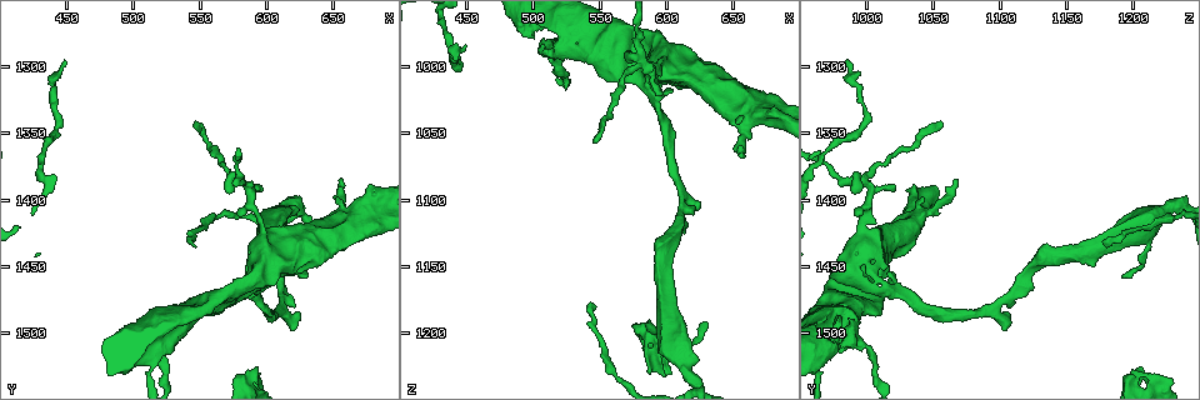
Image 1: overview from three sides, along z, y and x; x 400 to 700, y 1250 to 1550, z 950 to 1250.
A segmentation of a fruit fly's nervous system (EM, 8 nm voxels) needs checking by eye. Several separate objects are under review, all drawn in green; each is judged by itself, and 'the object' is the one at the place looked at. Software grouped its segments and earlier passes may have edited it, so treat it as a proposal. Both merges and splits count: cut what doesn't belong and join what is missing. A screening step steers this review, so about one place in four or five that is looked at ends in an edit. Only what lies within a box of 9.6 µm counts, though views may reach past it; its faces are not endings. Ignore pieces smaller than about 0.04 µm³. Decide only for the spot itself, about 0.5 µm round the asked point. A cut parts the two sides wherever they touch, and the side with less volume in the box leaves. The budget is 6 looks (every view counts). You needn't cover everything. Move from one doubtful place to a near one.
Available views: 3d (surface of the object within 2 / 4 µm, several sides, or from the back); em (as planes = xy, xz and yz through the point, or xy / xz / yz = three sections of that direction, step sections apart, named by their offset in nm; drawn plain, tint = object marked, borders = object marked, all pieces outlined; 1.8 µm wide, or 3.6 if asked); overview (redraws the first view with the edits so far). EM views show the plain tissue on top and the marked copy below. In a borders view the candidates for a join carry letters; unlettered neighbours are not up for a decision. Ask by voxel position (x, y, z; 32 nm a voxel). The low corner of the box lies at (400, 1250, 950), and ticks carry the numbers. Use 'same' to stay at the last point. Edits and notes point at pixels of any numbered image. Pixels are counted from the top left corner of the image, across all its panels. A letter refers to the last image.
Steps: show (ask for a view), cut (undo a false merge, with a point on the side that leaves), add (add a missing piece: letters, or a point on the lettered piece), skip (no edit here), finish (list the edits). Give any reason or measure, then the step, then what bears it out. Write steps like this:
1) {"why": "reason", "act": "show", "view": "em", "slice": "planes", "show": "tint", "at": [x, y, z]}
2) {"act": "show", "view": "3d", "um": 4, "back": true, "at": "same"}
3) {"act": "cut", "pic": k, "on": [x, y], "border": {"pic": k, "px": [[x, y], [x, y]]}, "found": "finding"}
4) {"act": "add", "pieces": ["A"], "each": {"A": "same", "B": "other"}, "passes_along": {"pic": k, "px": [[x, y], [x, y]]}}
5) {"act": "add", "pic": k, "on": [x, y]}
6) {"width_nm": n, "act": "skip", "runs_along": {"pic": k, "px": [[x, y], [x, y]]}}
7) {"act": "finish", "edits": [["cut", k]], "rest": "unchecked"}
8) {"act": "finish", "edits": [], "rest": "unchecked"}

{"why": "an open end", "act": "show", "view": "3d", "um": 4, "at": [654, 1398, 1044]}

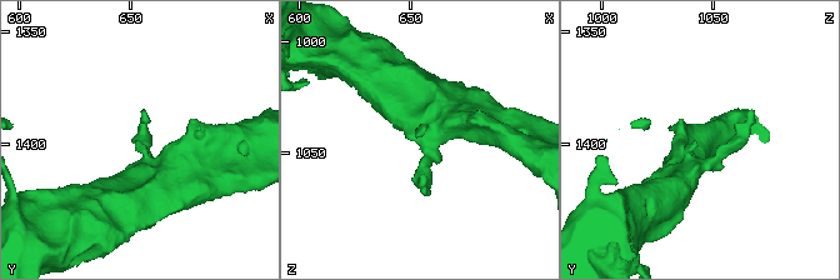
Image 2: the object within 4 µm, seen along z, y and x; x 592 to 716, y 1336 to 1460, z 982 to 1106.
{"act": "show", "view": "em", "slice": "planes", "show": "borders", "at": [652, 1399, 1041]}

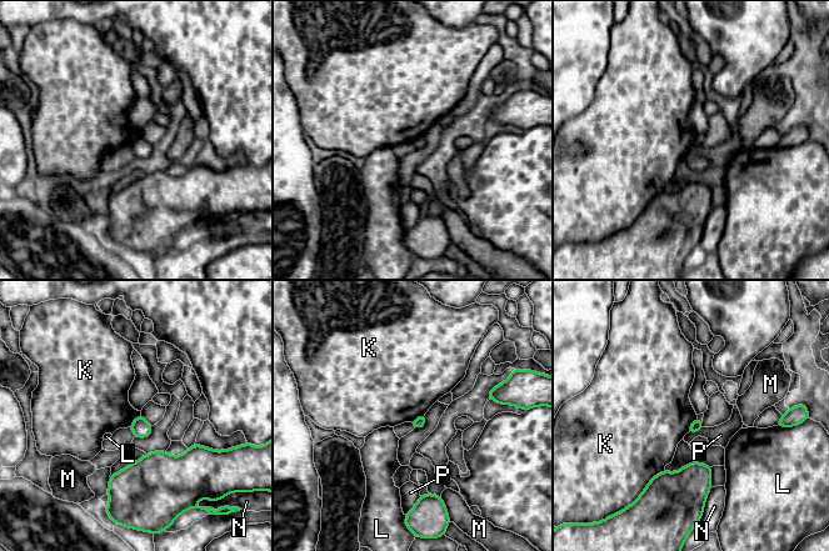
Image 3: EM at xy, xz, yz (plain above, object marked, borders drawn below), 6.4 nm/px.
{"longest_contact_nm": ["K", 200], "act": "skip", "each": {"K": "other", "L": "other", "M": "other", "N": "other", "P": "other"}, "border": {"pic": 3, "px": [[664, 470], [659, 471], [643, 491]]}, "found": "no lettered piece goes on from it"}

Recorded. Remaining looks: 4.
{"why": "thick turns thin", "act": "show", "view": "3d", "um": 2, "at": [518, 1506, 992]}

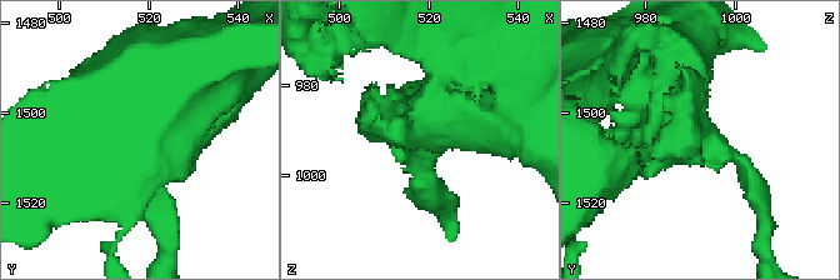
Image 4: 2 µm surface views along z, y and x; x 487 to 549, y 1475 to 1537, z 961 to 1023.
{"why": "shape alone is not enough", "act": "show", "view": "em", "slice": "planes", "show": "borders", "at": [519, 1506, 993]}

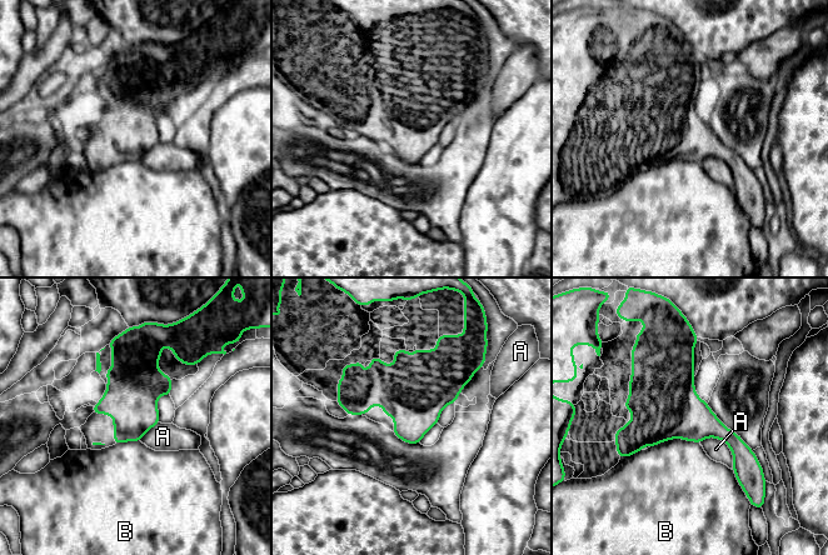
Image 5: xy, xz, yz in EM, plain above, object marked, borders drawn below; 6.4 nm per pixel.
{"width_nm": 340, "act": "skip", "each": {"A": "other", "B": "other"}, "border": {"pic": 5, "px": [[701, 441], [721, 439], [733, 469]]}, "found": "continuous, no second neuron"}

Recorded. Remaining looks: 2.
{"act": "finish", "edits": [], "rest": "unchecked"}

